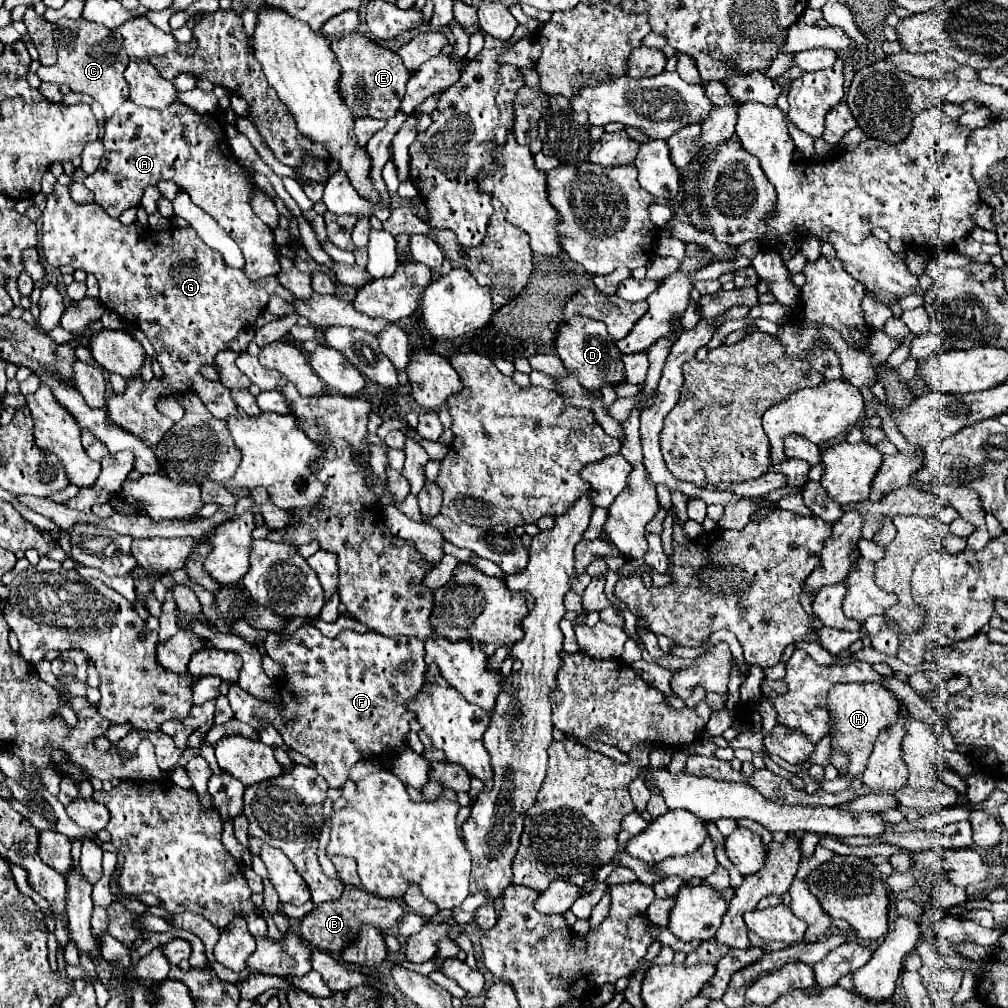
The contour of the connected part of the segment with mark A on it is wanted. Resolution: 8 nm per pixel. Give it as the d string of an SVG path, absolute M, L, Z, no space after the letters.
M125 101L117 113L105 123L105 135L103 135L105 153L101 159L99 169L93 175L85 177L85 187L95 195L95 201L105 207L105 211L111 217L119 217L125 209L131 205L139 205L145 187L157 185L159 181L173 181L183 189L191 201L201 207L205 213L209 213L225 231L227 235L239 245L245 257L245 275L253 281L265 279L265 277L277 277L281 271L279 255L275 251L275 237L261 219L257 219L255 211L251 209L251 197L255 191L255 183L251 173L239 165L237 157L233 155L229 147L229 139L223 131L223 125L213 115L199 115L187 105L173 105L167 109L145 109L137 107L131 101Z

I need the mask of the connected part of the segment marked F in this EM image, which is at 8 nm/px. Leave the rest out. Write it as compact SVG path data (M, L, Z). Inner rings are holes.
M299 627L289 639L281 641L279 633L267 637L265 643L267 655L285 665L287 681L281 687L281 707L271 707L271 703L259 701L253 695L245 693L239 685L229 687L229 703L239 721L259 727L263 721L271 723L281 735L283 741L293 749L303 753L315 767L315 771L329 783L333 789L343 789L349 779L349 769L357 761L373 761L377 757L387 759L389 771L397 775L407 787L421 791L429 781L429 763L423 755L415 753L407 745L407 735L411 731L409 721L415 717L407 707L405 699L413 699L421 689L425 675L425 645L417 637L385 637L375 631L357 633L353 629L343 629L335 639L321 635L315 627ZM409 663L409 675L401 675L397 667Z

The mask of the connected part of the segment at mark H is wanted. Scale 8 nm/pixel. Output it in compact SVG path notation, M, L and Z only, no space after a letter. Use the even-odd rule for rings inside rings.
M839 683L829 691L829 709L837 715L833 749L841 749L849 755L849 767L841 777L859 777L861 771L865 771L865 763L873 751L877 735L881 735L885 727L893 727L893 723L897 723L899 701L879 683Z

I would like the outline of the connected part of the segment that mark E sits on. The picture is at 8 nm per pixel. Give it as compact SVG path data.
M361 33L345 35L343 39L331 41L331 51L341 65L341 95L347 101L355 117L375 117L391 119L405 95L405 83L411 73L405 69L403 61L391 49L383 49Z

